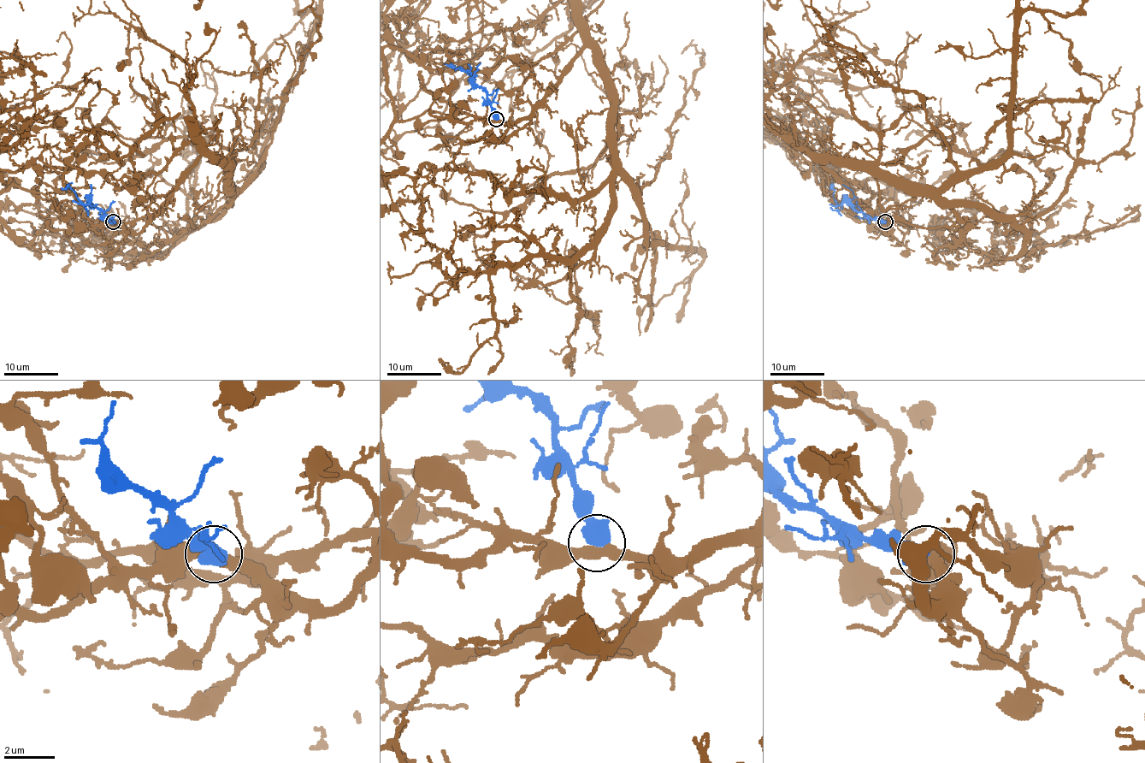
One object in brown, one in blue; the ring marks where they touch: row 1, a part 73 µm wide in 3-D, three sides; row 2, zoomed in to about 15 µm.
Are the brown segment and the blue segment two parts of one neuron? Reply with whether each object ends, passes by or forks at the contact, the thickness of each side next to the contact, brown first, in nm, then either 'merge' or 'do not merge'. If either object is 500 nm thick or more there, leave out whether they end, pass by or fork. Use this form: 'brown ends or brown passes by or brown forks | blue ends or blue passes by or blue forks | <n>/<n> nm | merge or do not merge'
440/650 nm | merge

